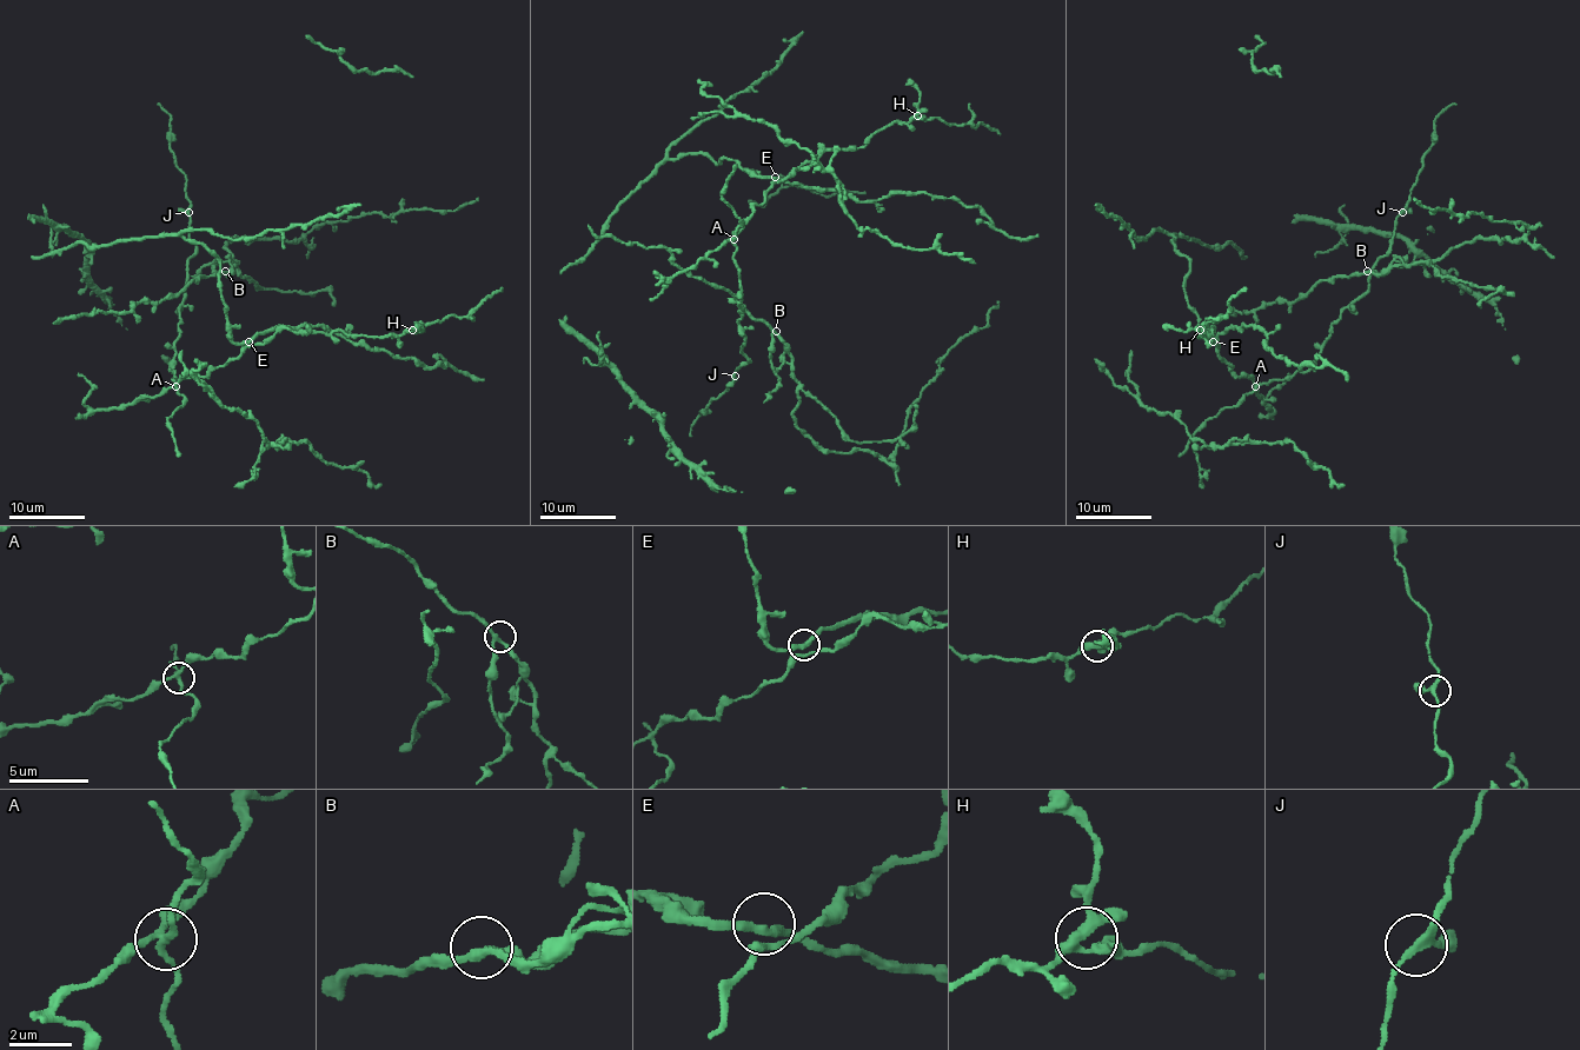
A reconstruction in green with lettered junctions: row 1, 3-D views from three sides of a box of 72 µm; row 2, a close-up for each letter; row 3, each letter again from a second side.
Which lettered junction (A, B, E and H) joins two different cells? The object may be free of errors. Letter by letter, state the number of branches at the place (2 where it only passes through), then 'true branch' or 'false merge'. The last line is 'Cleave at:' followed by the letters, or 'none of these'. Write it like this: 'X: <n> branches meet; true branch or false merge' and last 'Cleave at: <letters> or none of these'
A: 4 branches meet; false merge
B: 3 branches meet; true branch
E: 4 branches meet; true branch
H: 4 branches meet; true branch
Cleave at: A

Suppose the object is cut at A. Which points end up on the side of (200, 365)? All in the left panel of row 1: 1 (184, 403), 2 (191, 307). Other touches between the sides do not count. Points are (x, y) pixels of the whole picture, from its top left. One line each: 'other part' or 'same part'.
1: other part
2: other part

